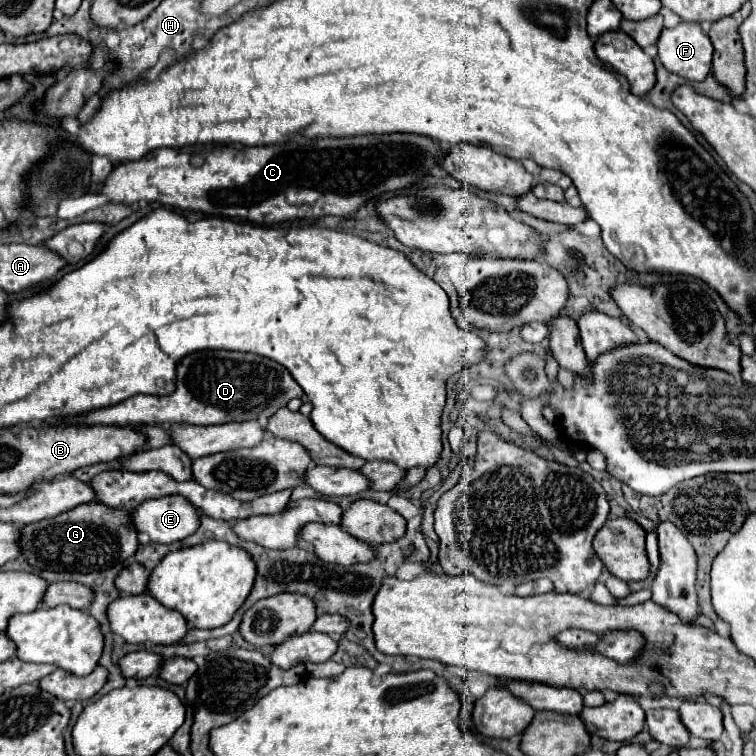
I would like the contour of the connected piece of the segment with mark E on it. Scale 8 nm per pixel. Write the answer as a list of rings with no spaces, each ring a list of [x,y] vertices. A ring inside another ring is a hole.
[[[162,496],[160,500],[148,500],[132,512],[136,530],[140,534],[148,534],[152,542],[162,542],[162,544],[180,542],[180,540],[192,536],[200,528],[200,516],[202,514],[196,512],[196,508],[192,508],[188,504],[188,500],[184,500],[184,496]]]

